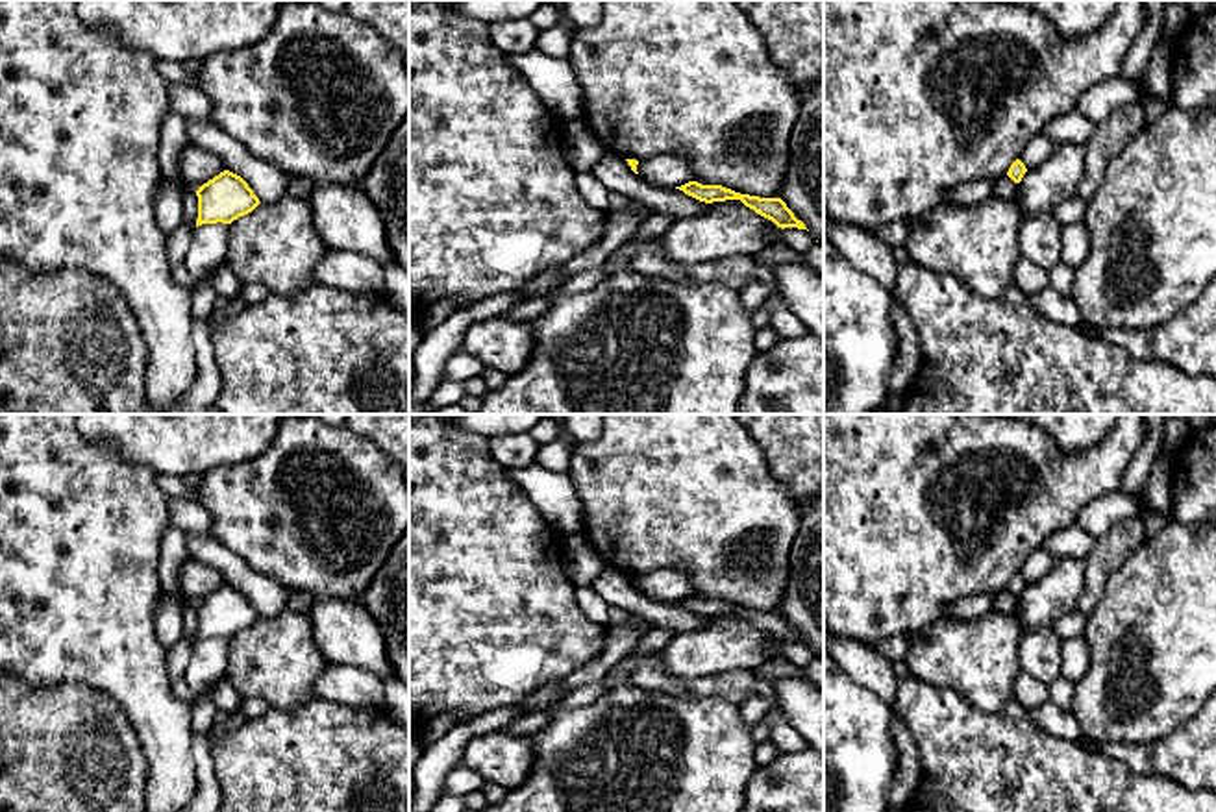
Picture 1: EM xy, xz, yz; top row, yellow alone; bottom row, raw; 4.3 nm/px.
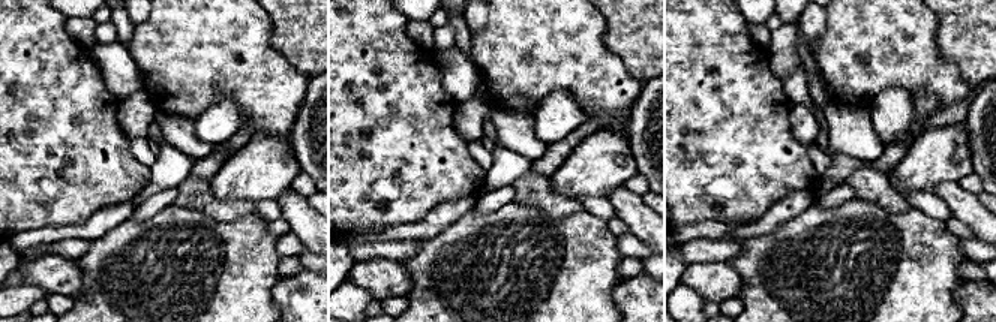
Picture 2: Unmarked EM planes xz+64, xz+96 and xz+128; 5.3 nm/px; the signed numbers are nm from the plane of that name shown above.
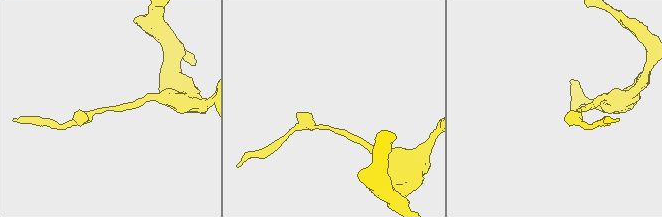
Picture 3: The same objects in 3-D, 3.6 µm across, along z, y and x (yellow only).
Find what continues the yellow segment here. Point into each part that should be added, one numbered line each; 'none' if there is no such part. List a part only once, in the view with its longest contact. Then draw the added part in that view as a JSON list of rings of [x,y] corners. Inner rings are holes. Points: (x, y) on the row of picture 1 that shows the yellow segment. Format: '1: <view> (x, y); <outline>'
none

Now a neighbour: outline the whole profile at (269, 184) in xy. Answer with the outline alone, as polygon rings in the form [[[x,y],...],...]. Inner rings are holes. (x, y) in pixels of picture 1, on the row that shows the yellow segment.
[[[187,120],[189,141],[217,154],[226,170],[241,176],[261,203],[278,202],[287,194],[289,176],[278,166],[255,157],[244,144],[209,120]]]

